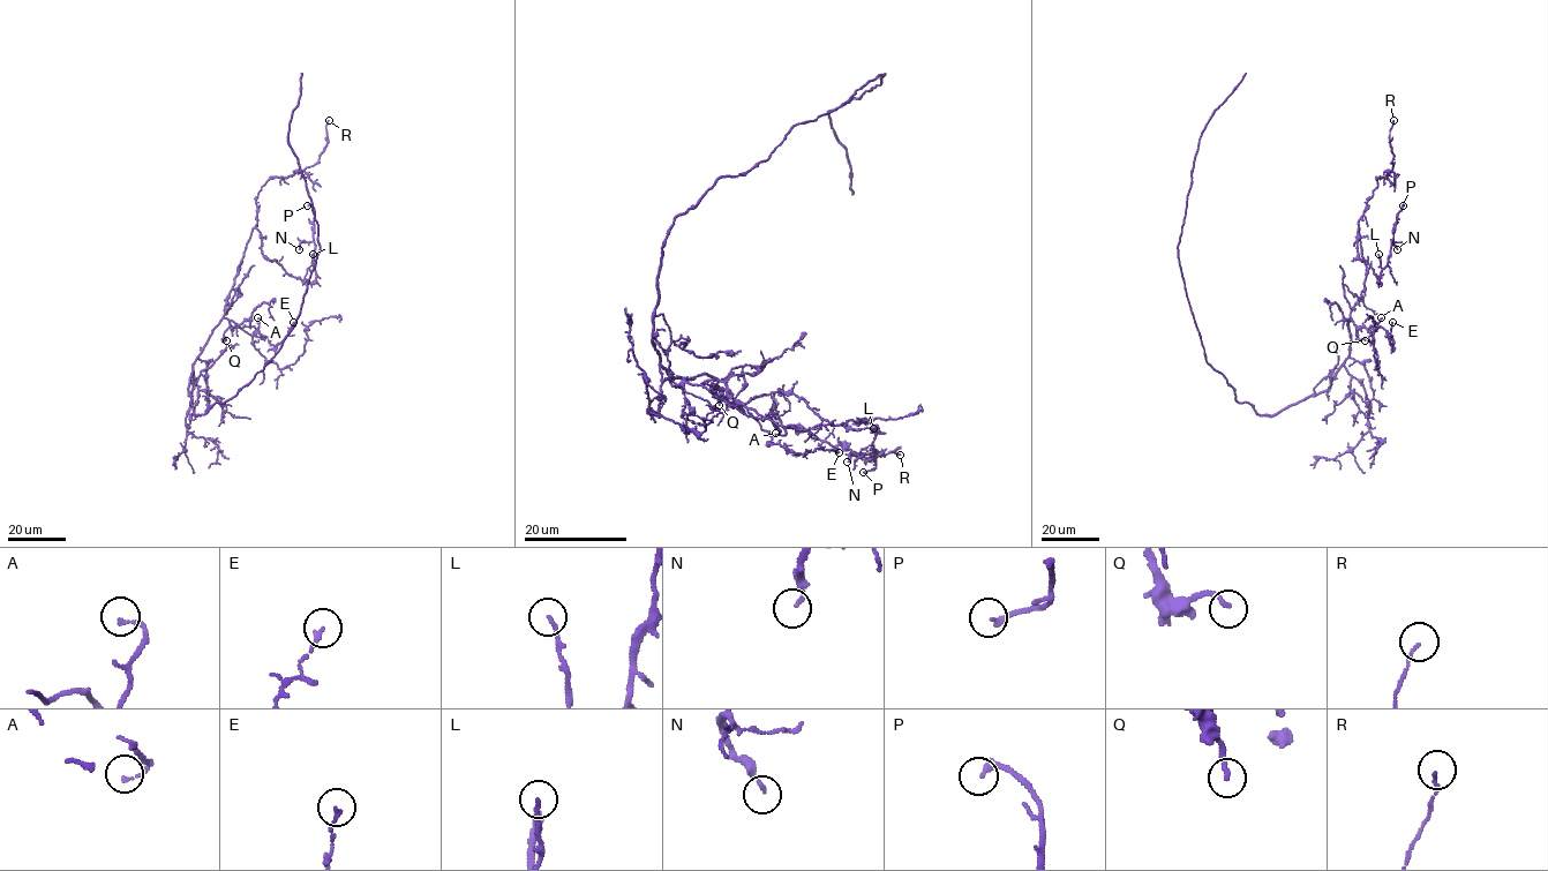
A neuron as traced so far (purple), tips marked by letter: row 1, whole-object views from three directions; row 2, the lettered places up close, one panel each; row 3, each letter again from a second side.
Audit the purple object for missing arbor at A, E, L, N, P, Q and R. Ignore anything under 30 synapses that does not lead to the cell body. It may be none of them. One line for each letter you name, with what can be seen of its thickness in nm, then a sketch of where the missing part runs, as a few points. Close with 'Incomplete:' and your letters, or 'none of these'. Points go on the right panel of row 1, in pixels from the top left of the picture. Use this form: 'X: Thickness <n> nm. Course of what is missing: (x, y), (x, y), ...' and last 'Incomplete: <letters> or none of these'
Incomplete: none of these

